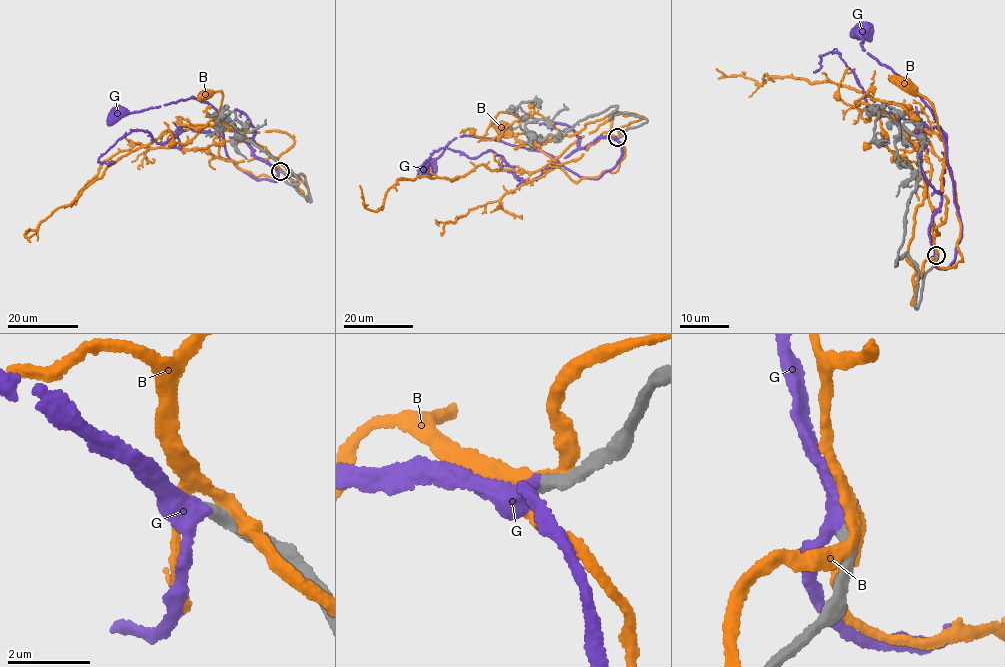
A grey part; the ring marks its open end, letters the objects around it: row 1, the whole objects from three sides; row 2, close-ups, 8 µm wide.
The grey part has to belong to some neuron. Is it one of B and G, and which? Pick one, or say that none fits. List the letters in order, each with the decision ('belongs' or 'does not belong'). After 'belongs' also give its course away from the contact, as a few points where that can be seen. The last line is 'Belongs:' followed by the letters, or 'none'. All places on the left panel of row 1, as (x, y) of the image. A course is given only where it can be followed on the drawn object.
B: does not belong
G: belongs | via (280, 171), (275, 181), (243, 171), (225, 150), (221, 113), (206, 103), (192, 98), (117, 112)
Belongs: G

